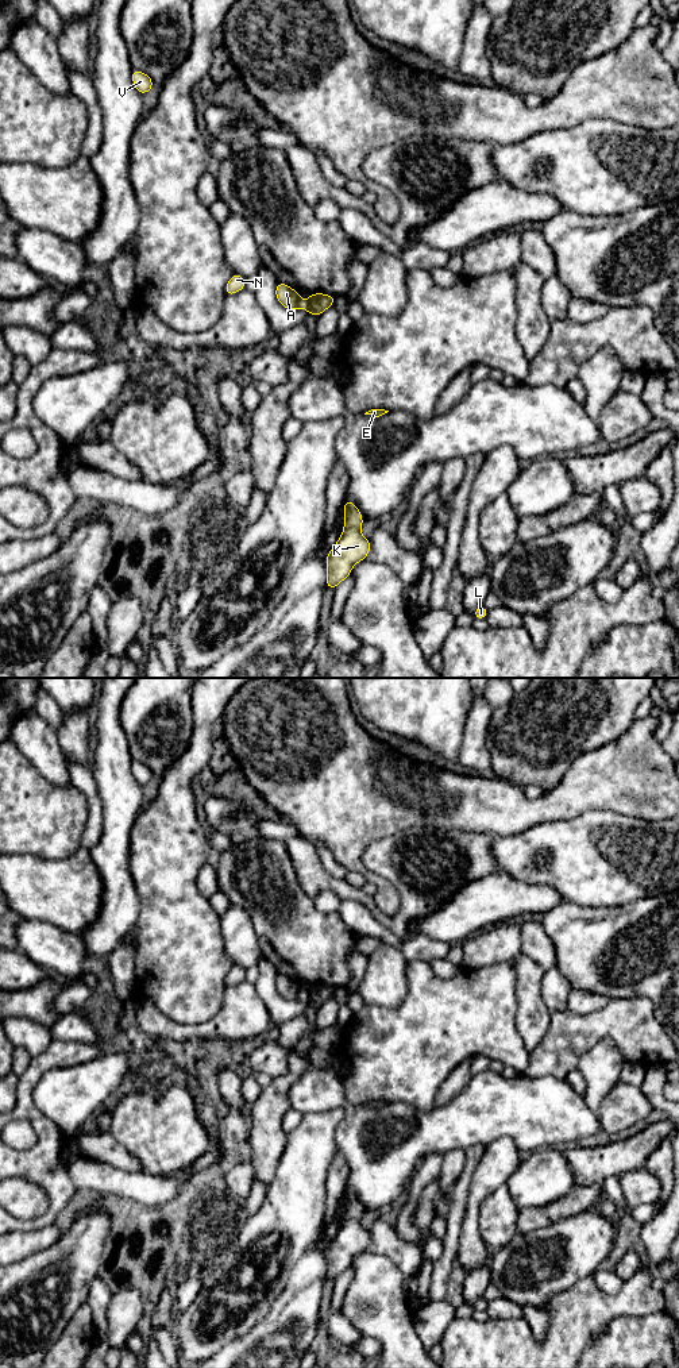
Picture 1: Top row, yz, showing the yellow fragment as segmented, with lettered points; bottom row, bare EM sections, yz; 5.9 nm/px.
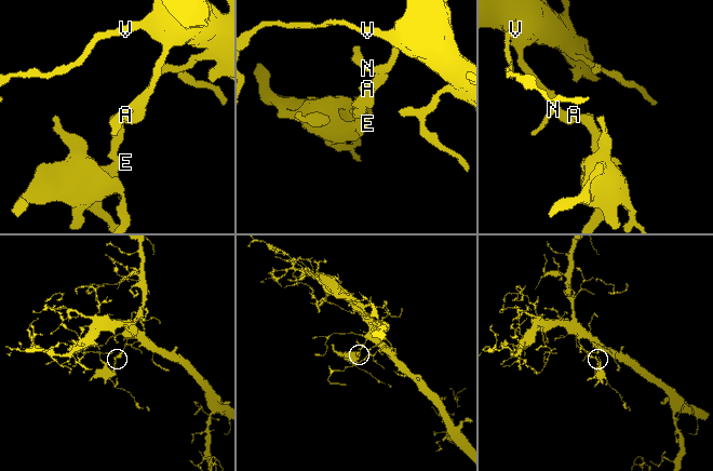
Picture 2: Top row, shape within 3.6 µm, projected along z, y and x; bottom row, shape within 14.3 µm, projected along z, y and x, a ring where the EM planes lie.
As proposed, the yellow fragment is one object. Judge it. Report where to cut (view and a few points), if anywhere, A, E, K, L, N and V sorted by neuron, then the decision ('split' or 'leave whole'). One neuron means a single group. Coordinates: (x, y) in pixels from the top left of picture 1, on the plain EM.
yz (315, 986), (309, 994), (304, 995) | A N V / E K L | split

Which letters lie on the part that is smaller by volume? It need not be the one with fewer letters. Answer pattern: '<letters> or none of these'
E, K, L

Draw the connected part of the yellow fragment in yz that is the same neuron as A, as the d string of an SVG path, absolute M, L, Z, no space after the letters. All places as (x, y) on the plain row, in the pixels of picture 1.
M278 974L275 979L277 991L286 1001L305 999L309 1006L320 1007L328 998L333 997L336 989L323 984L315 984L315 991L310 995L302 995L300 984L289 979L285 974Z

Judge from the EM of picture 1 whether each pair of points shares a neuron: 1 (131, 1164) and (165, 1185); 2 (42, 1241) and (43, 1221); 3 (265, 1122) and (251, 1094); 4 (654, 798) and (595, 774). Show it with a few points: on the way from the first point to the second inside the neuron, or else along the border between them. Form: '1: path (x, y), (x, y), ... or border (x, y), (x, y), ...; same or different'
1: border (108, 1163), (123, 1170), (139, 1172); different
2: border (53, 1224), (39, 1229), (14, 1230); different
3: border (262, 1089), (258, 1098), (250, 1106); different
4: path (639, 783), (632, 777), (610, 777); same

